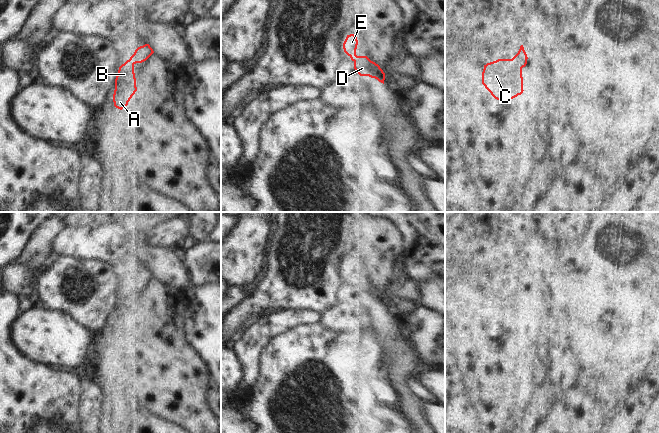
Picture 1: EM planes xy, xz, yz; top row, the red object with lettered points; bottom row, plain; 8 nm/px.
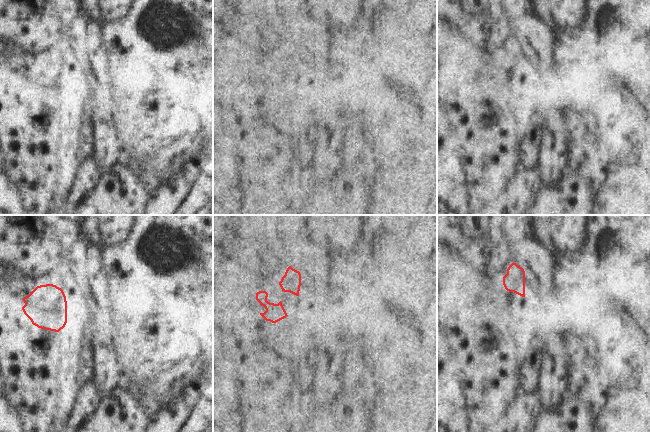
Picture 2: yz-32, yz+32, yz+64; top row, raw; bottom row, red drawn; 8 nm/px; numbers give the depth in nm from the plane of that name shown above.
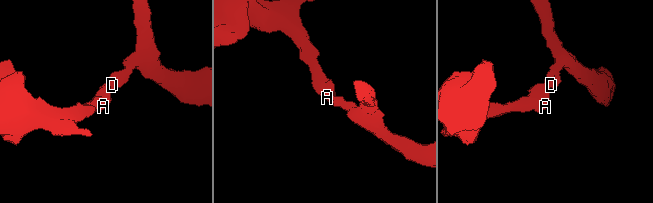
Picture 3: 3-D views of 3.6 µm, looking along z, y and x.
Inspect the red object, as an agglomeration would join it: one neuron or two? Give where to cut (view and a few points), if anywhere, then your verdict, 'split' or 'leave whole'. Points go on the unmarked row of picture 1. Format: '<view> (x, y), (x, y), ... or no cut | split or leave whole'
no cut | leave whole

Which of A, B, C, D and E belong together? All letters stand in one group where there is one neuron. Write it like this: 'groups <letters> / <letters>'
groups A B C D E

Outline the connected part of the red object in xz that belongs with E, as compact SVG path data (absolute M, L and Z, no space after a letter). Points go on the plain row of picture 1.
M354 258L347 259L344 267L344 276L354 286L354 293L360 300L369 300L377 303L384 308L385 297L378 288L371 285L367 280L357 280L356 273L358 269L357 261Z

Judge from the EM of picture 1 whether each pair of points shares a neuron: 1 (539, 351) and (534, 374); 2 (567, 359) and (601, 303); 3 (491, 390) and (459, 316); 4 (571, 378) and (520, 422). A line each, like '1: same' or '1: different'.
1: same
2: different
3: same
4: different

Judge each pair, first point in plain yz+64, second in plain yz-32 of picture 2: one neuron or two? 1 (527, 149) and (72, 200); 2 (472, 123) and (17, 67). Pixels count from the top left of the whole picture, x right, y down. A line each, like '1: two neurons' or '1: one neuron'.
1: two neurons
2: two neurons

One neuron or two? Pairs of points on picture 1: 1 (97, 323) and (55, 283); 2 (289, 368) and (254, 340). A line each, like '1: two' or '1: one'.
1: one
2: two

